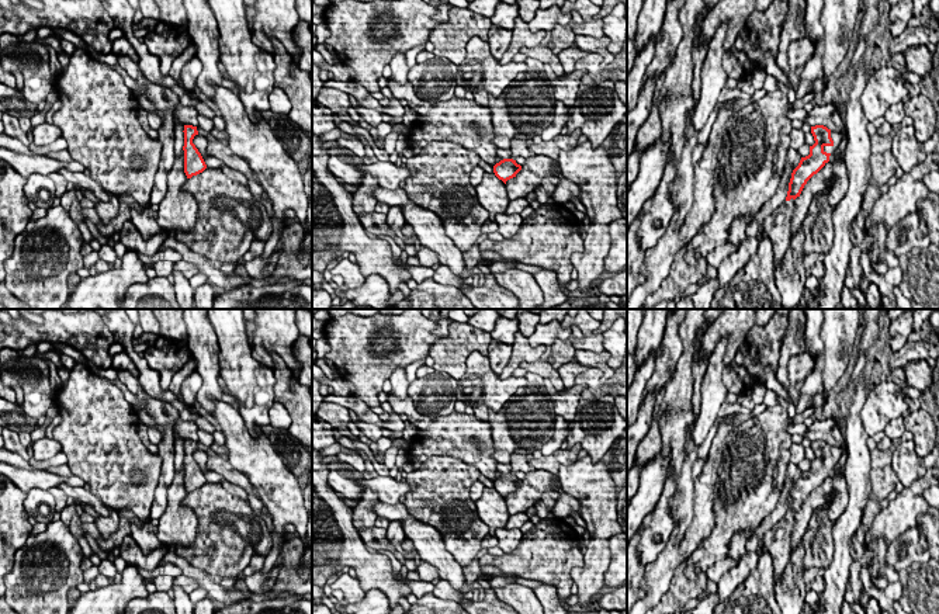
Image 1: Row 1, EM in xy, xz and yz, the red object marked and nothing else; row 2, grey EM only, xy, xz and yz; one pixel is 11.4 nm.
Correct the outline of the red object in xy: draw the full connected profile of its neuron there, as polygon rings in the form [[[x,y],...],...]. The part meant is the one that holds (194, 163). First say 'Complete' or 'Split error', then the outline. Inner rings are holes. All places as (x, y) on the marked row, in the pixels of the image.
Complete. [[[184,125],[184,173],[187,178],[191,178],[193,176],[197,176],[202,173],[207,169],[207,164],[193,143],[193,139],[195,135],[198,135],[197,126],[193,125]]]

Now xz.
Complete. [[[503,159],[493,166],[495,176],[502,180],[505,184],[507,180],[516,177],[516,174],[522,170],[522,166],[516,163],[513,159]]]

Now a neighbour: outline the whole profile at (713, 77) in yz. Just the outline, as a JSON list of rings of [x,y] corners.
[[[721,22],[708,42],[708,52],[701,69],[700,100],[697,101],[692,117],[692,125],[696,132],[700,132],[706,125],[718,103],[721,90],[728,81],[728,76],[723,69],[724,55],[727,52],[724,48],[727,28],[728,24]]]

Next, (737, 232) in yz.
[[[745,215],[742,219],[734,219],[731,226],[728,228],[728,240],[727,243],[732,243],[739,246],[749,236],[746,233],[746,228],[751,225],[751,215]]]

